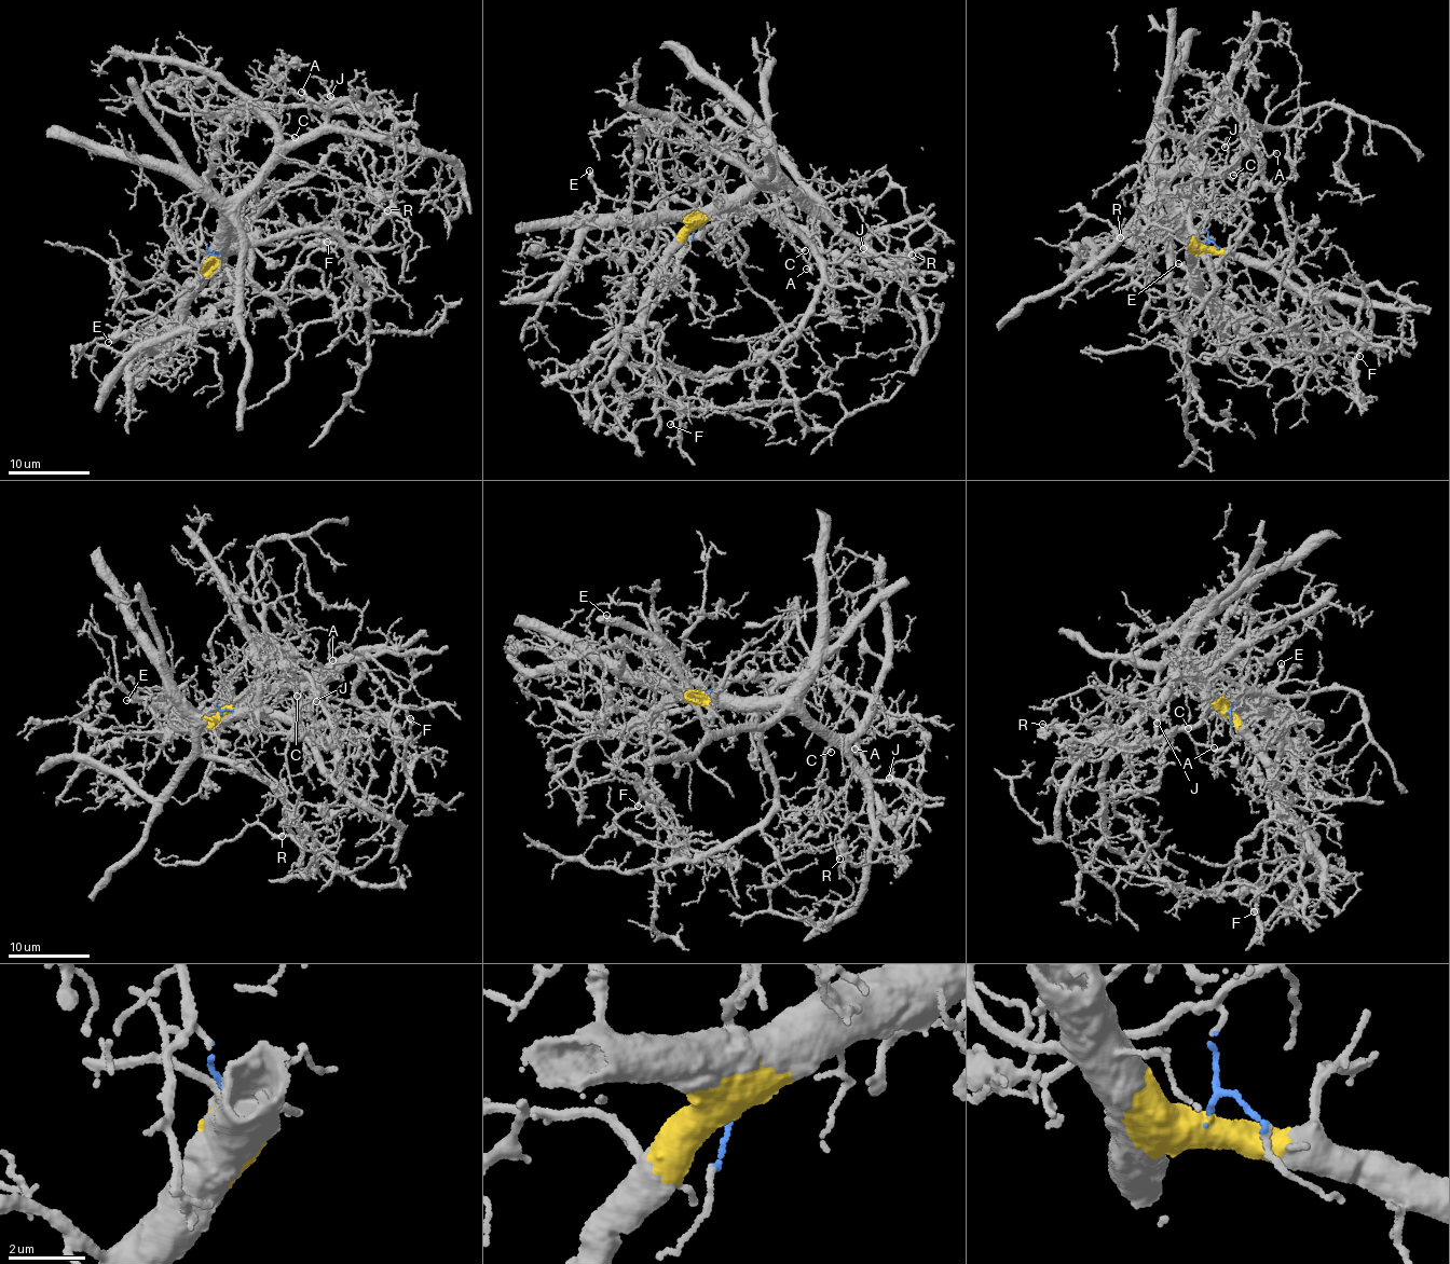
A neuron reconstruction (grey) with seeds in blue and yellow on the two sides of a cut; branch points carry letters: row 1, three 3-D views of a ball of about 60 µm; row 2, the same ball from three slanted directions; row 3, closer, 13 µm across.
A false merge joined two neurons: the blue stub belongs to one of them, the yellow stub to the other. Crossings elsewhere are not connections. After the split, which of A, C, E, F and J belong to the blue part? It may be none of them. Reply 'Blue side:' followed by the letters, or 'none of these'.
Blue side: A, F

